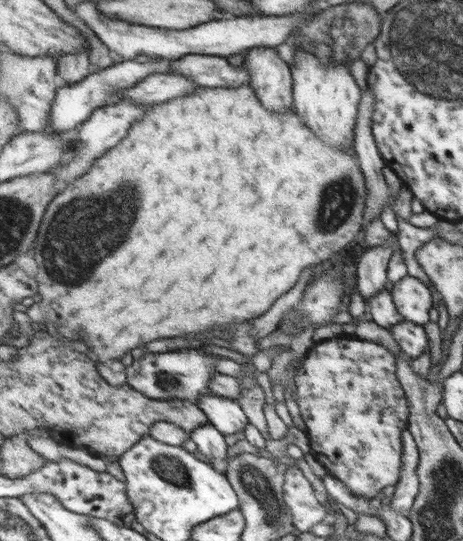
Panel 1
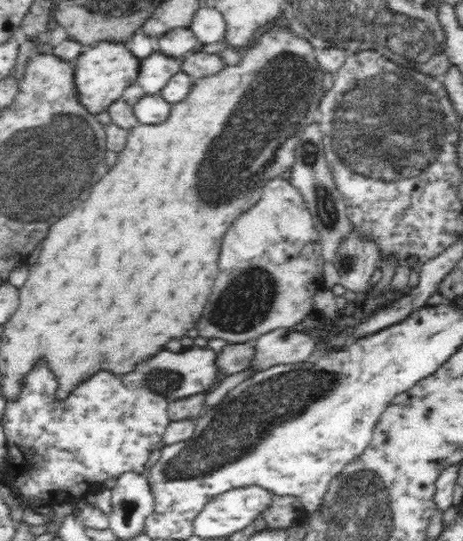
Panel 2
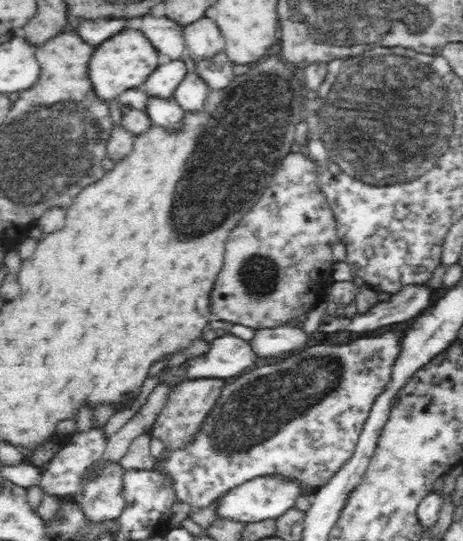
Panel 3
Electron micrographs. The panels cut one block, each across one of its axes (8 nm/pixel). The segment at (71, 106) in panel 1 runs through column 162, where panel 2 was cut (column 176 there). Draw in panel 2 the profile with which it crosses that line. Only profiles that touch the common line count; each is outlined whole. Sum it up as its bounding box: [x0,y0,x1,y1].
[136,52,181,95]

